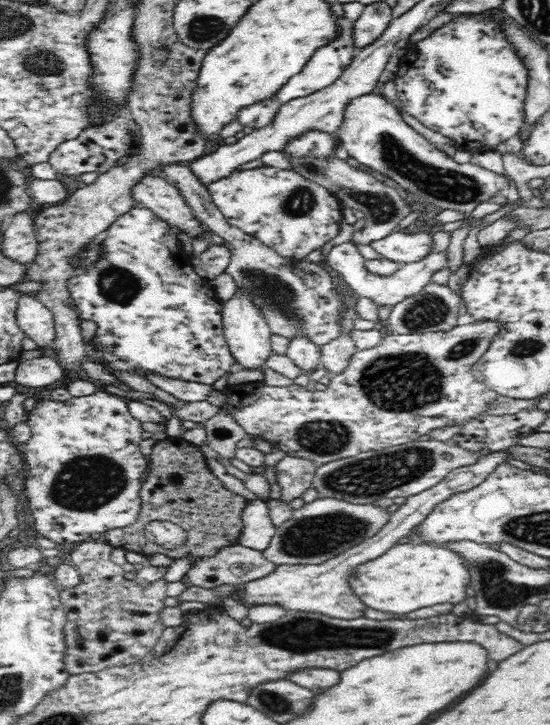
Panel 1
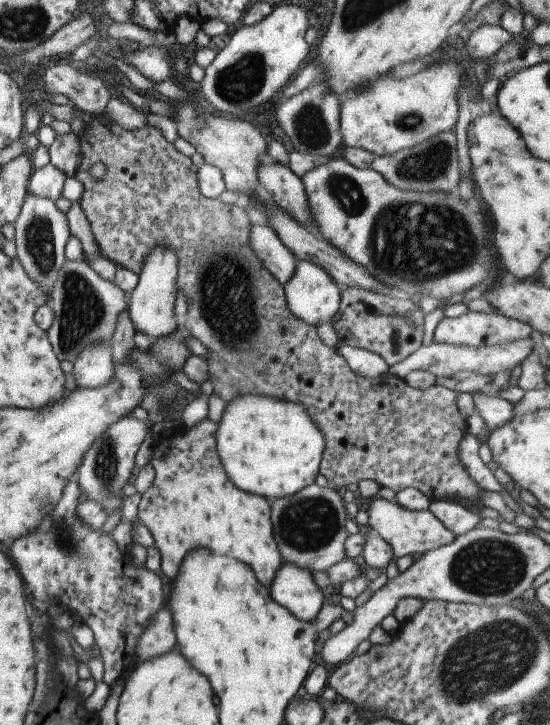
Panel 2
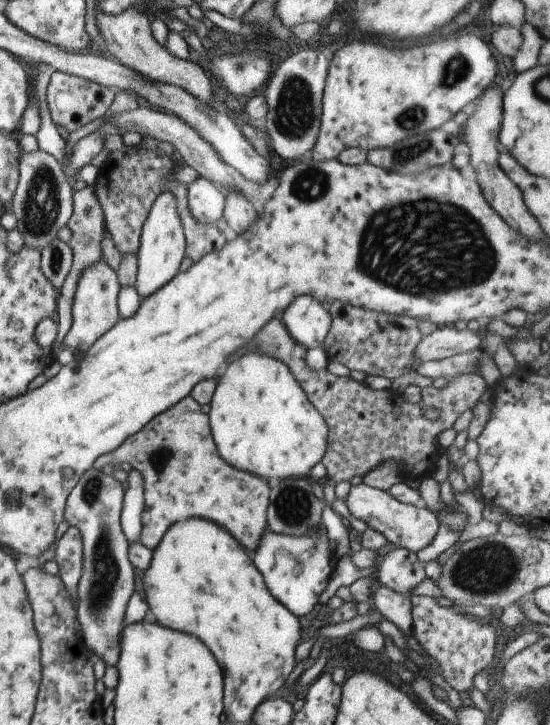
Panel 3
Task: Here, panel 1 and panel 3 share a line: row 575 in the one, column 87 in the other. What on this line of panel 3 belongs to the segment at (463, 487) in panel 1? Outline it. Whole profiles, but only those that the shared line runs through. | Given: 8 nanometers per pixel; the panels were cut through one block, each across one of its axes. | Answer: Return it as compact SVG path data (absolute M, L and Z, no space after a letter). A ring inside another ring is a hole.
M103 259L82 270L72 304L72 325L65 336L65 345L87 350L120 319L117 306L119 278Z

